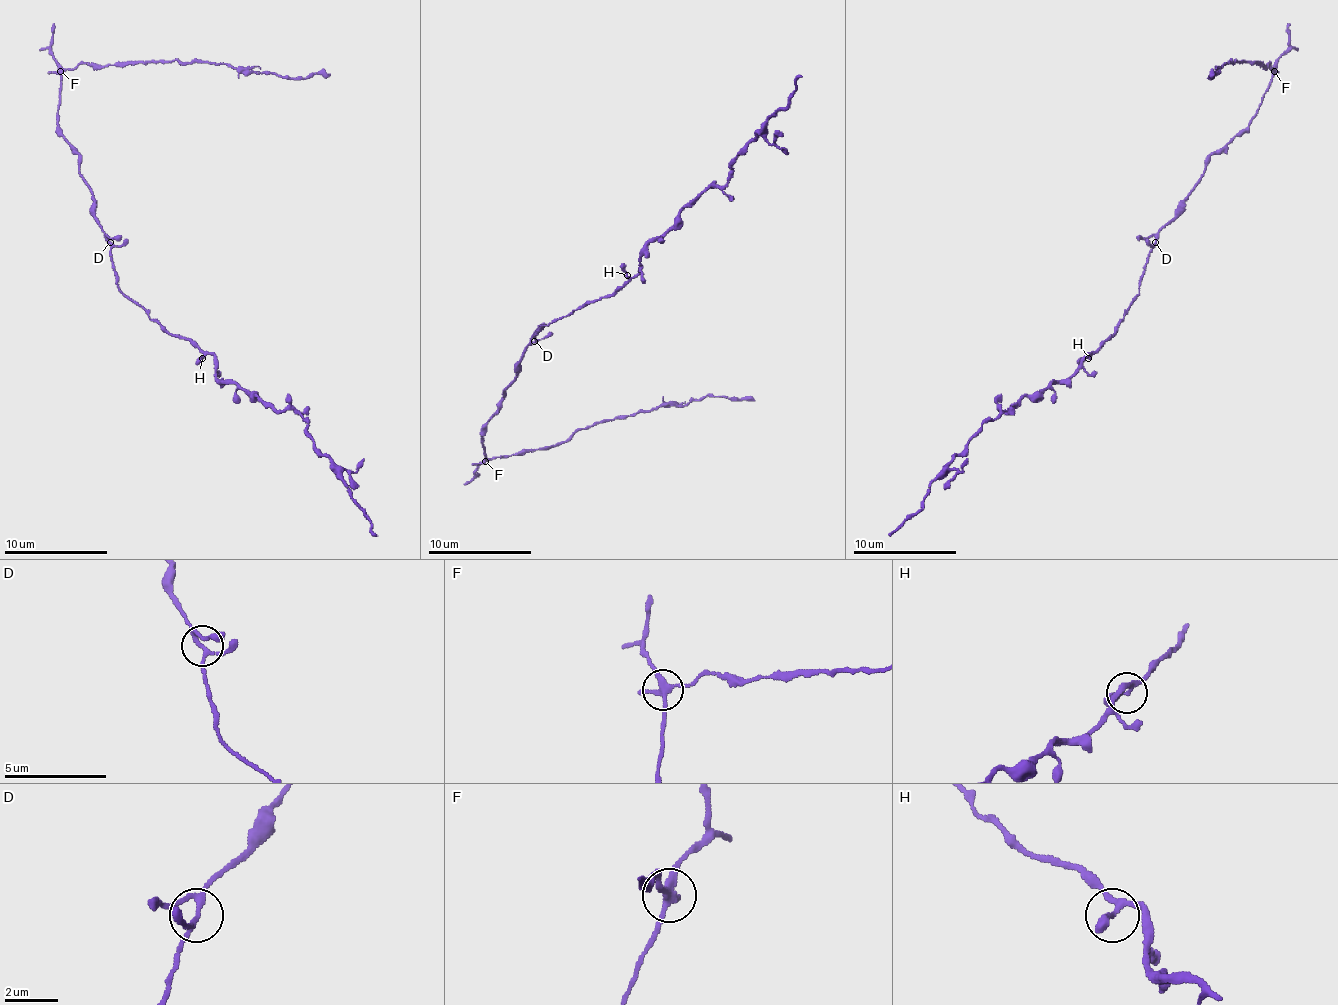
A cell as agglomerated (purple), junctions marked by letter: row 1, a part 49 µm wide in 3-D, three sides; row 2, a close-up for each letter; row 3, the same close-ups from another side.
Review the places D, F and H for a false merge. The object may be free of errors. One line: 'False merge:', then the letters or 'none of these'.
False merge: F

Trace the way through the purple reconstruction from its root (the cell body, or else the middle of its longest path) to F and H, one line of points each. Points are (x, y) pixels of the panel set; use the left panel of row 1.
F: (110, 245), (94, 214), (92, 188), (79, 172), (76, 149), (61, 134), (58, 126), (61, 72)
H: (110, 245), (118, 286), (151, 319), (156, 319), (169, 332), (187, 338), (203, 353), (203, 358)

